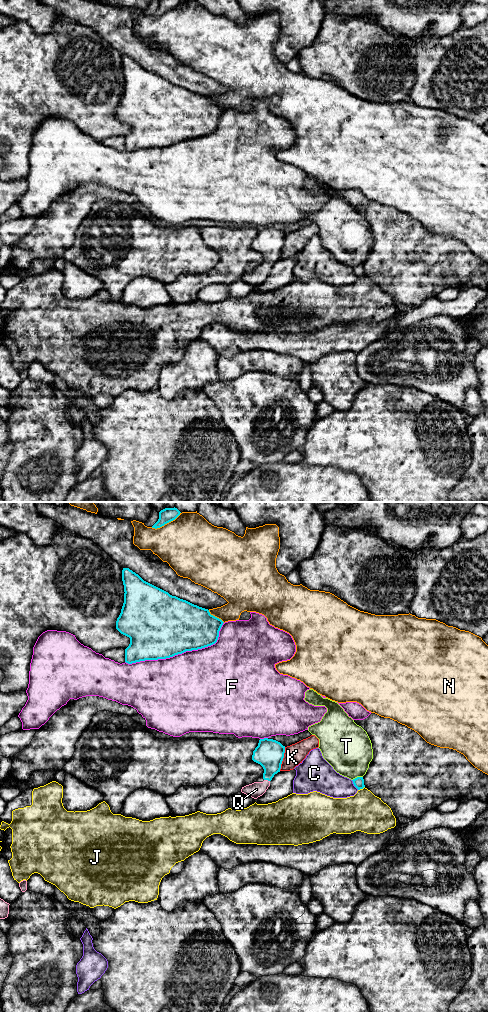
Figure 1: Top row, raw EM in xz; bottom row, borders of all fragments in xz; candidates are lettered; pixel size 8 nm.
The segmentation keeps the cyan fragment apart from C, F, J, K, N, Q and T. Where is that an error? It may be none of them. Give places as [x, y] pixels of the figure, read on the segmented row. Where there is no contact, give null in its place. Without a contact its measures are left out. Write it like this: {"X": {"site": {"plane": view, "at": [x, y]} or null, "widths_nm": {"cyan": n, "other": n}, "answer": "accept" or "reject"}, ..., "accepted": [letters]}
{"C": {"site": {"plane": "xz", "at": [354, 785]}, "widths_nm": {"cyan": 90, "other": 220}, "answer": "reject"}, "F": {"site": {"plane": "xz", "at": [180, 653]}, "widths_nm": {"cyan": 500, "other": 500}, "answer": "reject"}, "J": {"site": {"plane": "xz", "at": [361, 788]}, "widths_nm": {"cyan": 90, "other": 320}, "answer": "reject"}, "K": {"site": {"plane": "xz", "at": [282, 759]}, "widths_nm": {"cyan": 240, "other": 160}, "answer": "reject"}, "N": {"site": {"plane": "xz", "at": [166, 523]}, "widths_nm": {"cyan": 120, "other": 460}, "answer": "reject"}, "Q": {"site": {"plane": "xz", "at": [267, 779]}, "widths_nm": {"cyan": 240, "other": 120}, "answer": "accept"}, "T": {"site": {"plane": "xz", "at": [357, 777]}, "widths_nm": {"cyan": 90, "other": 380}, "answer": "reject"}, "accepted": ["Q"]}

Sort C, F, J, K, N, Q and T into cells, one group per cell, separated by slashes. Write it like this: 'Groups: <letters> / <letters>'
Groups: C / F / J / K / N / Q / T

